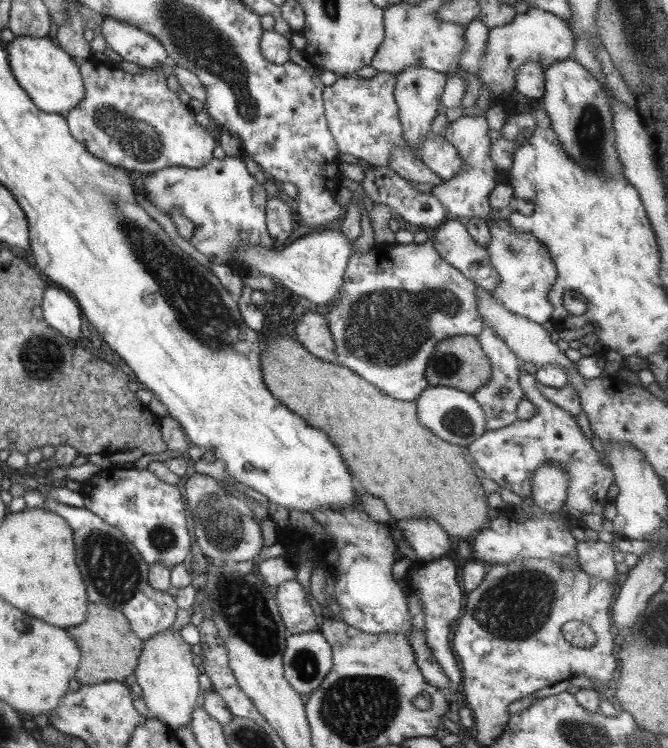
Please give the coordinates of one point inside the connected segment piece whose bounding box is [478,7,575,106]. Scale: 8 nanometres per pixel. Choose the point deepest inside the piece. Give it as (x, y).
(539, 36)

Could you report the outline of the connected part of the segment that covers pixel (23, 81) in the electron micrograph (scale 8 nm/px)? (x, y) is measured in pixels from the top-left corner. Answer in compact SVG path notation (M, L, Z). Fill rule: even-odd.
M14 36L8 46L9 63L16 79L41 112L66 117L84 99L85 88L79 63L58 47L56 41L48 37Z

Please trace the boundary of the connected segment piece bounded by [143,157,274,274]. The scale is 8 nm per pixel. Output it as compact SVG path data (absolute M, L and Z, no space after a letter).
M242 157L214 159L207 166L185 168L172 166L145 175L143 196L164 214L172 208L180 209L182 216L194 224L191 244L214 264L226 264L234 273L247 269L236 262L234 252L242 244L274 246L266 222L266 195L260 184L248 171Z

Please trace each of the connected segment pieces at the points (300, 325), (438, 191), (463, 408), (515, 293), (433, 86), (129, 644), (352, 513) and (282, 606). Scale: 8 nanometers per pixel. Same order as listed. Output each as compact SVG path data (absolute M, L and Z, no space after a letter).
M308 310L295 322L296 338L310 354L329 363L336 362L336 345L326 316Z
M476 109L475 115L472 117L460 117L455 122L450 122L445 131L446 141L450 142L458 149L460 157L465 162L463 170L450 180L438 184L432 188L434 195L444 206L447 212L450 212L450 217L468 217L471 218L486 218L494 216L492 206L490 206L490 193L494 187L498 185L500 178L500 170L494 165L490 159L490 143L492 141L487 136L489 127L484 114Z
M428 386L415 402L418 420L430 432L450 444L468 447L487 431L484 411L470 393L447 386Z
M499 214L498 218L486 222L491 233L491 242L486 250L500 276L500 284L492 292L494 298L498 298L506 310L532 322L544 324L550 321L553 308L547 294L556 282L557 268L549 250L534 236L515 230L506 218L499 218Z
M410 66L396 76L395 102L399 107L404 139L412 149L418 149L425 135L431 132L432 122L437 116L437 105L445 90L446 79L445 73L419 66Z
M88 604L86 622L80 626L66 628L66 632L78 642L82 650L82 662L75 674L80 685L93 685L106 681L125 683L126 677L134 674L140 652L145 646L144 642L133 634L126 616L104 604Z
M342 507L342 509L320 509L314 511L314 520L328 532L328 538L335 546L336 552L338 552L338 561L334 563L336 566L335 572L337 573L337 578L335 578L335 586L333 596L335 601L340 605L340 614L337 618L342 619L347 625L353 626L355 629L360 630L366 634L394 634L396 632L404 635L406 639L411 638L412 629L412 619L410 617L410 612L407 606L407 599L402 588L398 585L398 582L394 581L393 578L393 566L396 562L396 548L397 548L397 536L391 524L378 523L373 520L361 507Z
M296 579L278 586L277 606L281 619L292 635L317 630L314 610Z

